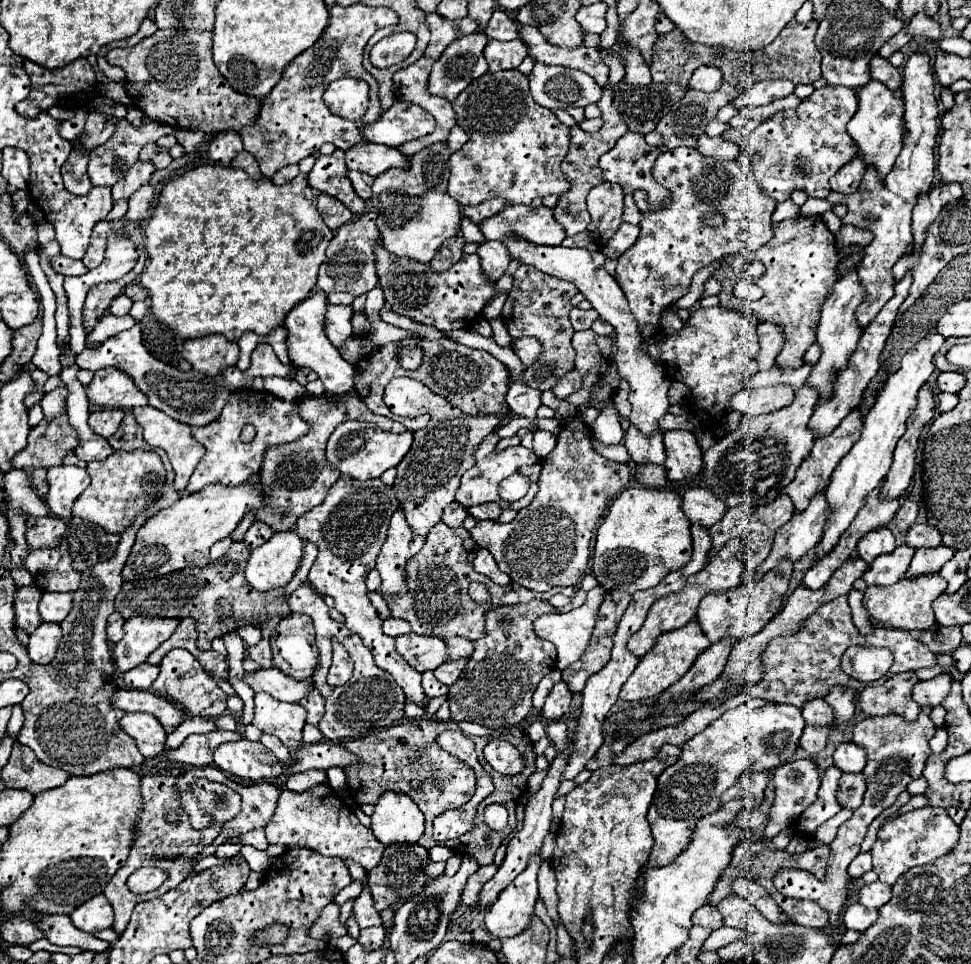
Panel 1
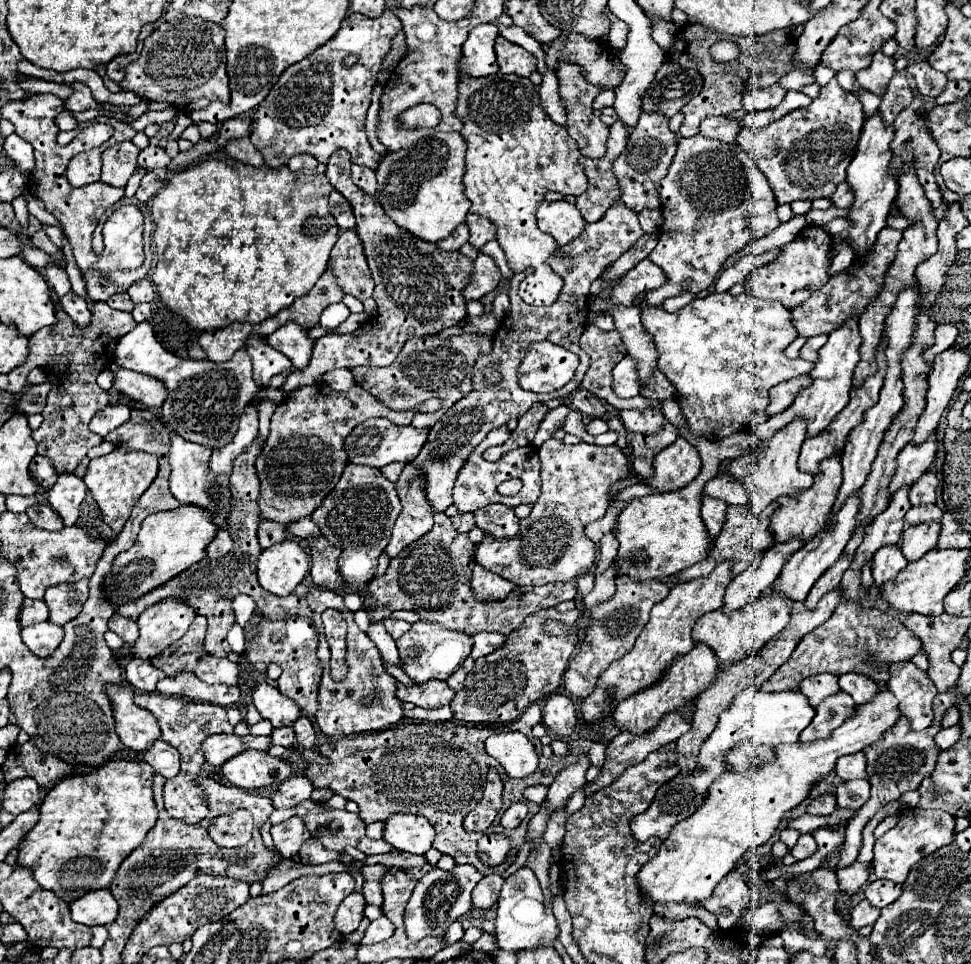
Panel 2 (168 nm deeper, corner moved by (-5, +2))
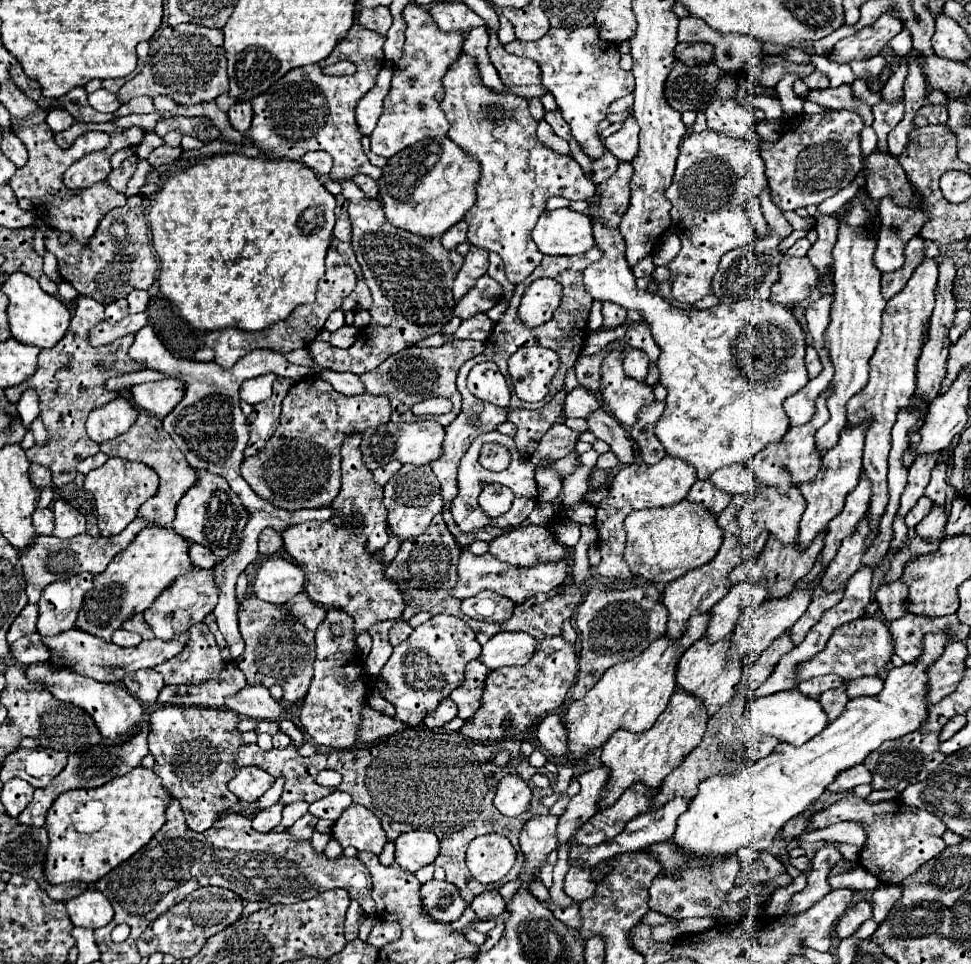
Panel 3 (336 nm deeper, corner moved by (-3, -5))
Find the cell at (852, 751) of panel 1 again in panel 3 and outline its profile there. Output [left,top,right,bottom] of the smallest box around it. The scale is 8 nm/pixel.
[828,765,872,793]

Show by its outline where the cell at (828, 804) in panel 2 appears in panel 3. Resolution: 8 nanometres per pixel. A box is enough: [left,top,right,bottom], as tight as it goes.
[810,795,946,885]

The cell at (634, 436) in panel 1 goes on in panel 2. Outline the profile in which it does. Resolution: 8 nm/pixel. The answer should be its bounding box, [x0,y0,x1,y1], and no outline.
[620,408,668,434]

